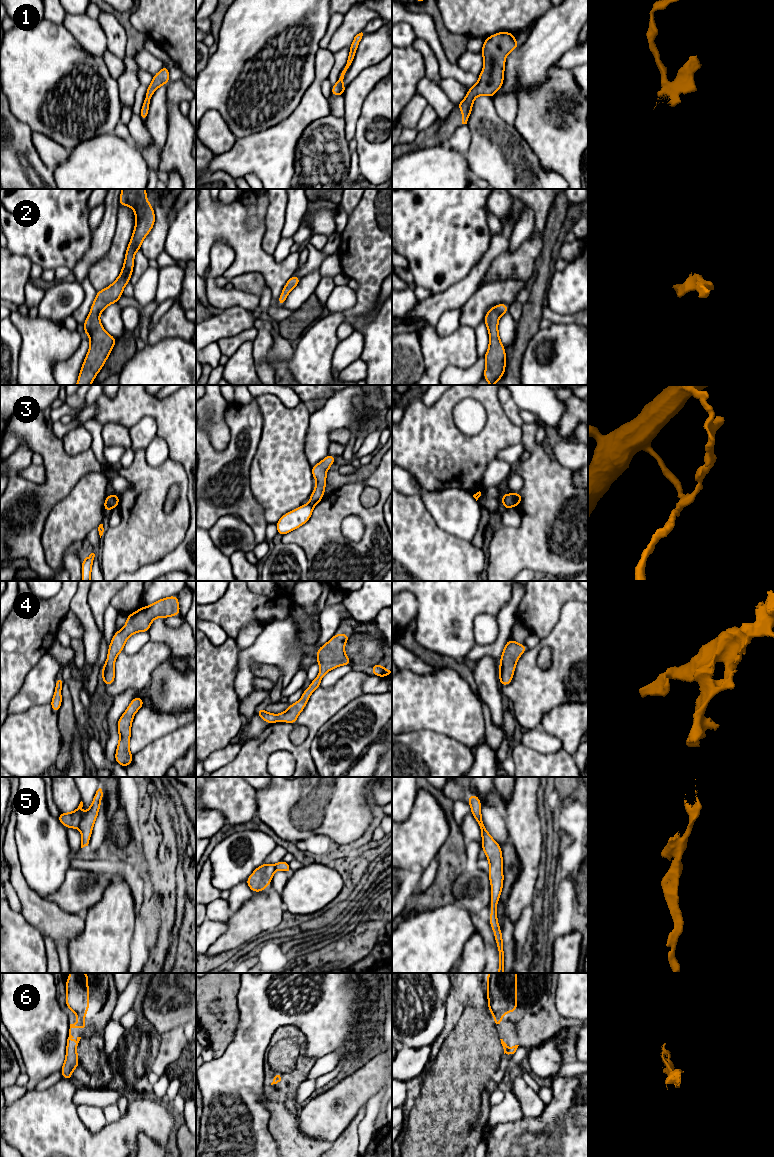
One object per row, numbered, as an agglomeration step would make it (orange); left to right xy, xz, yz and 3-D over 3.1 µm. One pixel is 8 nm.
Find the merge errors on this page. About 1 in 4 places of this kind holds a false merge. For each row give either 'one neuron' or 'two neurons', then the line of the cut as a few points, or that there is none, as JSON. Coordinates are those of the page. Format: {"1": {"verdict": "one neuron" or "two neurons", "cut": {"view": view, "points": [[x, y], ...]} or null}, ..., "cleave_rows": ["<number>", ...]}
{"1": {"verdict": "one neuron", "cut": null}, "2": {"verdict": "one neuron", "cut": null}, "3": {"verdict": "one neuron", "cut": null}, "4": {"verdict": "one neuron", "cut": null}, "5": {"verdict": "two neurons", "cut": {"view": "xy", "points": [[82, 817], [79, 827]]}}, "6": {"verdict": "one neuron", "cut": null}, "cleave_rows": ["5"]}

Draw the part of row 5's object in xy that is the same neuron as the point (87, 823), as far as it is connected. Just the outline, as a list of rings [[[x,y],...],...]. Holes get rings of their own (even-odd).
[[[99,788],[93,798],[92,804],[88,811],[82,817],[80,822],[80,830],[81,830],[81,848],[88,846],[90,842],[90,836],[92,834],[92,829],[94,827],[94,823],[96,821],[100,806],[101,799],[103,797],[102,789]]]

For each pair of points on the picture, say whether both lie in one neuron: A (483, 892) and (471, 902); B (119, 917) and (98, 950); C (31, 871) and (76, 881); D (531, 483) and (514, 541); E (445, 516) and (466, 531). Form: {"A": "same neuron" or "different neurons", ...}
{"A": "same neuron", "B": "same neuron", "C": "different neurons", "D": "same neuron", "E": "same neuron"}

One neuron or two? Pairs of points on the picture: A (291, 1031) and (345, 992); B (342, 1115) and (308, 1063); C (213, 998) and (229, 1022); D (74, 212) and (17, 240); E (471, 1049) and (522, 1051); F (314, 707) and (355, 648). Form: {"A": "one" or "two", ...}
{"A": "two", "B": "two", "C": "one", "D": "one", "E": "two", "F": "two"}

